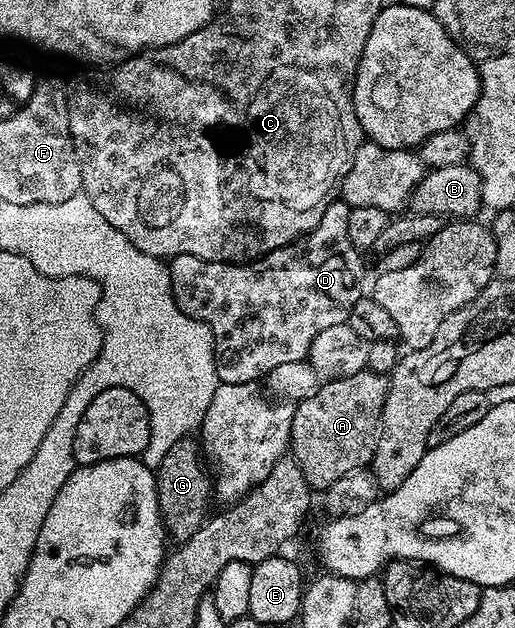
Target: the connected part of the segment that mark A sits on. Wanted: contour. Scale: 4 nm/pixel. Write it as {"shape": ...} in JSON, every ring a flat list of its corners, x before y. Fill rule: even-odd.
{"shape":[[365,371,323,388,292,409,290,457,298,463,309,489,327,491,343,477,371,466,388,387,387,380]]}

